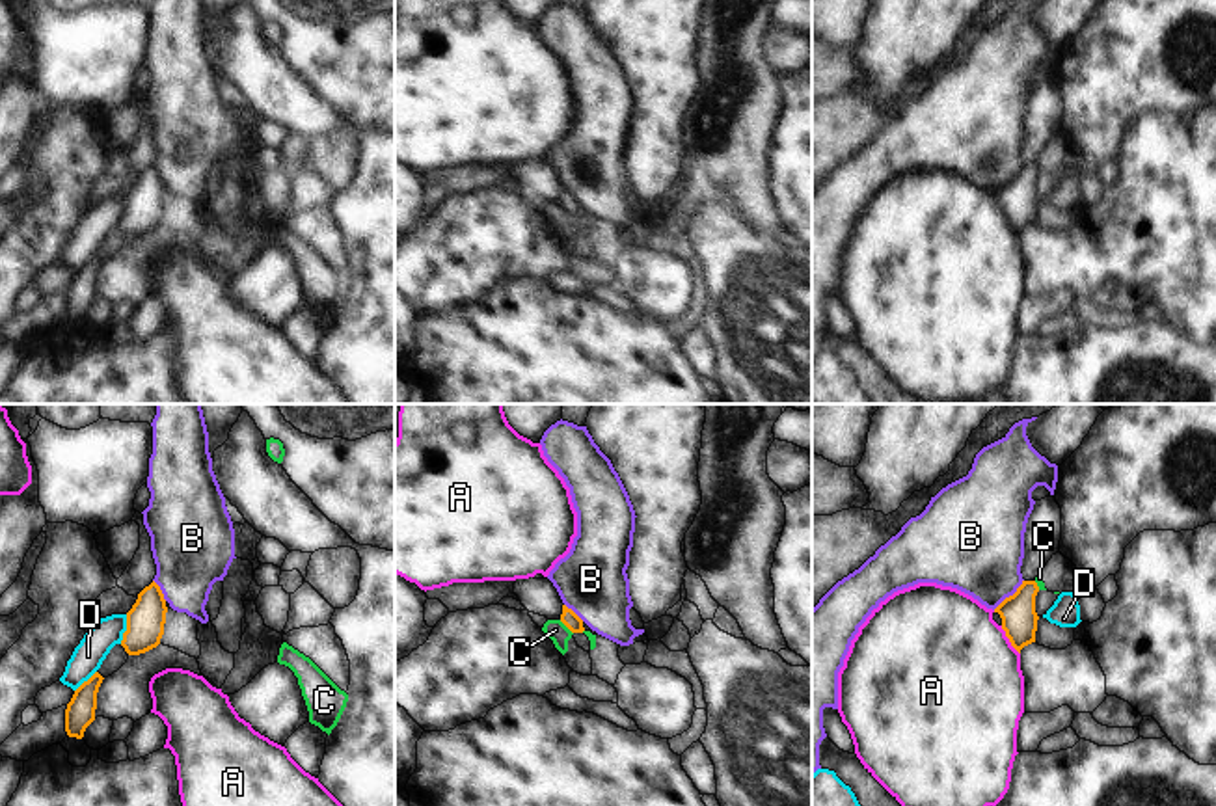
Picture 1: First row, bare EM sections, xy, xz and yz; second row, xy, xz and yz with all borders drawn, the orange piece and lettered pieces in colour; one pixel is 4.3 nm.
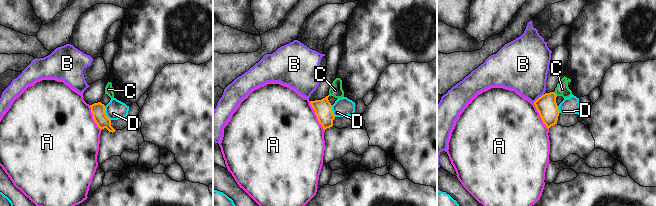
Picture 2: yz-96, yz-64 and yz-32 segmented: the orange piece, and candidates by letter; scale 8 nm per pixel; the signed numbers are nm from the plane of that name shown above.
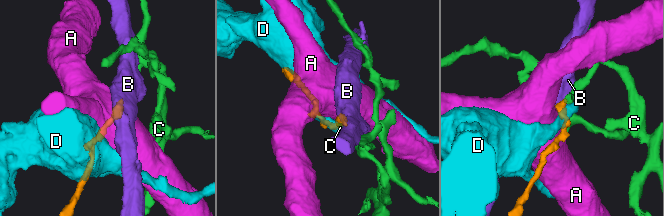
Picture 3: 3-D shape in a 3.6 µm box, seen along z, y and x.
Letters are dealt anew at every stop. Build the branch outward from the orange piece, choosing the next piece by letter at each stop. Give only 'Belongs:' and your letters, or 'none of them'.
Belongs: C

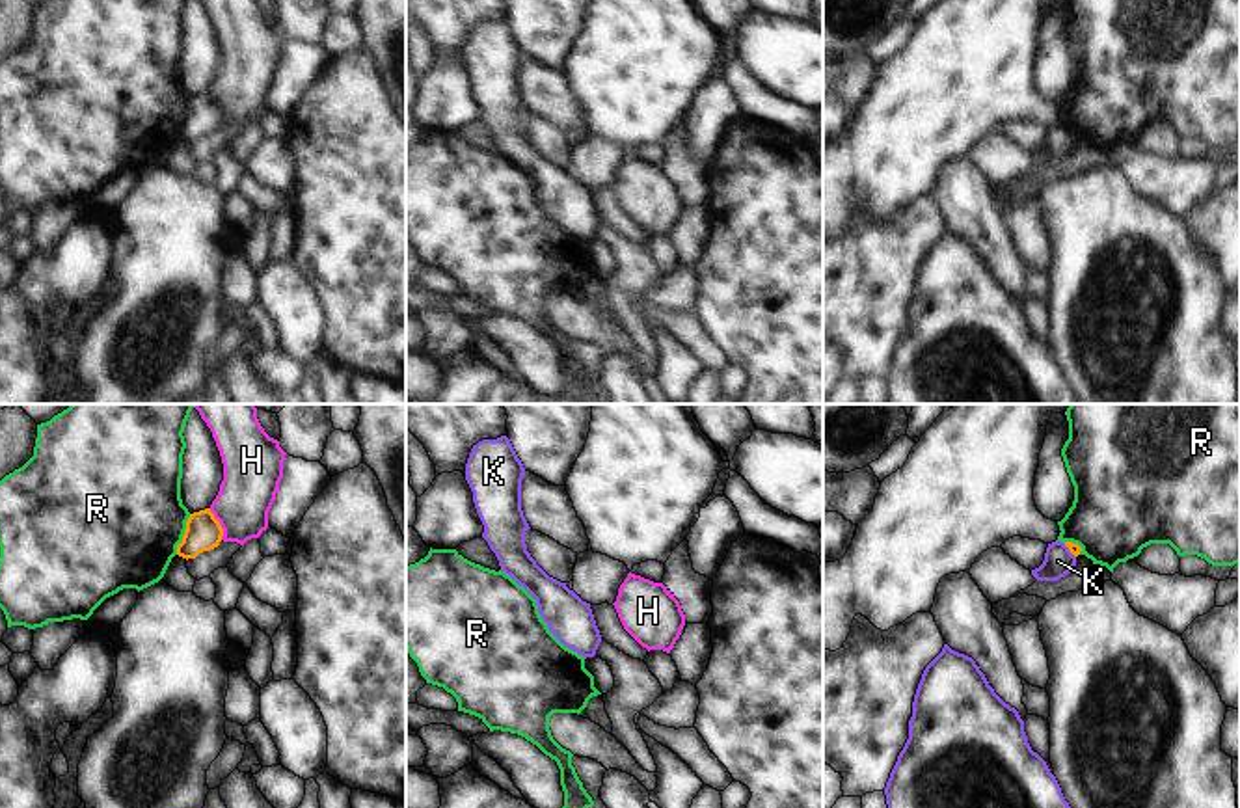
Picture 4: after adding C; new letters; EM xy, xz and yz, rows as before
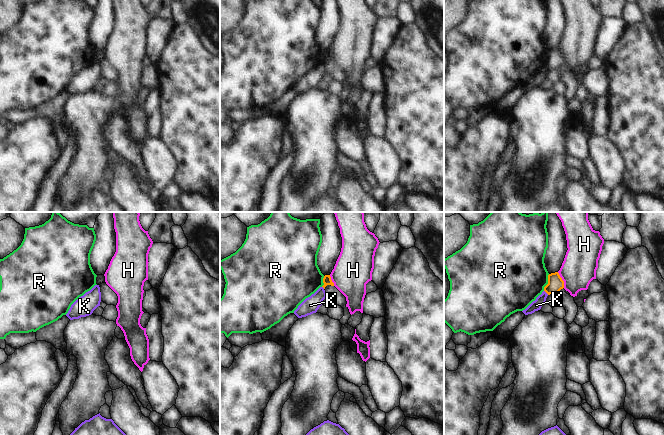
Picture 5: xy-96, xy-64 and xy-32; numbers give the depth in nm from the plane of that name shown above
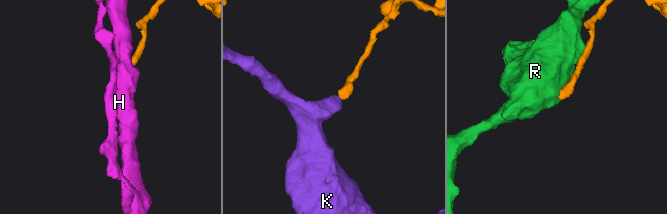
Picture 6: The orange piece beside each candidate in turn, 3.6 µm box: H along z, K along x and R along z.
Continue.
Belongs: none of them

